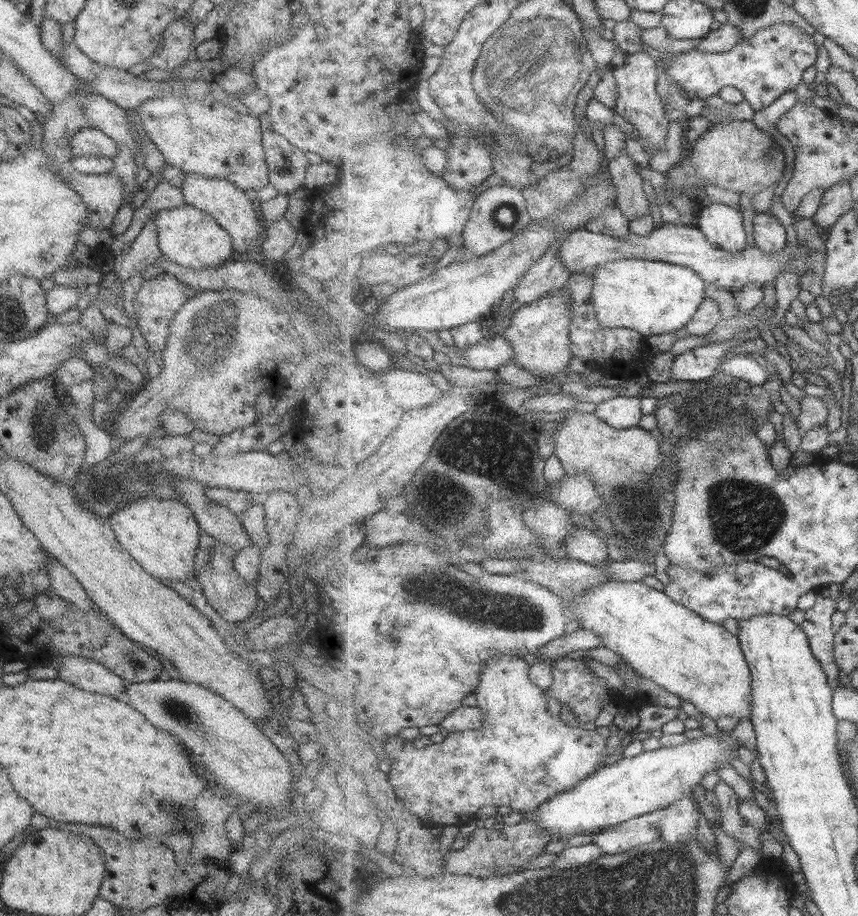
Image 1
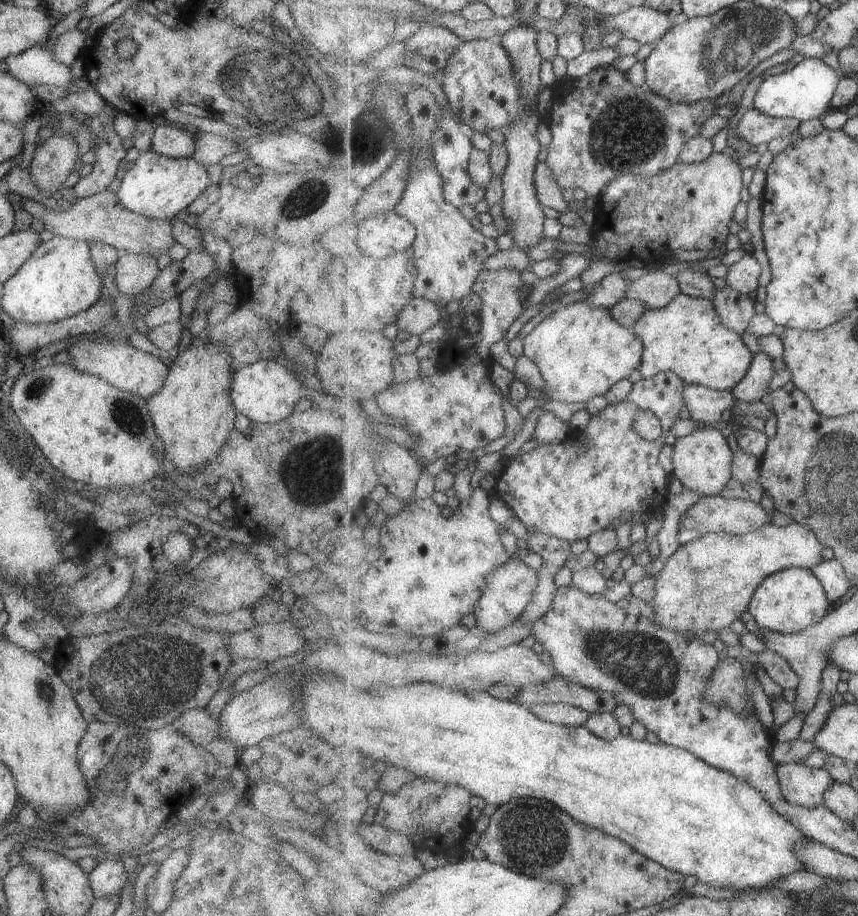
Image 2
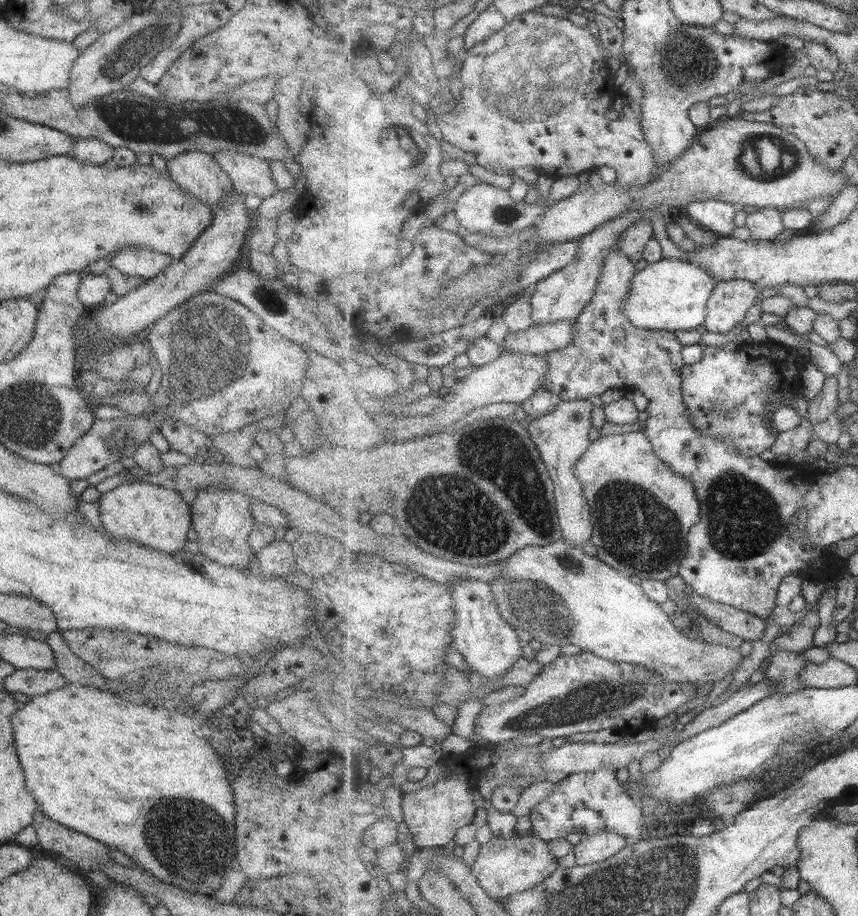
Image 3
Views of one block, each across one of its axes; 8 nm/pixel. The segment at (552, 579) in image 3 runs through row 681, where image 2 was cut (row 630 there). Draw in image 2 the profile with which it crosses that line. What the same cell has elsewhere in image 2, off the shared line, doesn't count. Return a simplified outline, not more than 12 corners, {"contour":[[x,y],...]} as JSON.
{"contour":[[809,525],[683,544],[659,571],[655,622],[729,628],[771,574],[814,569]]}

